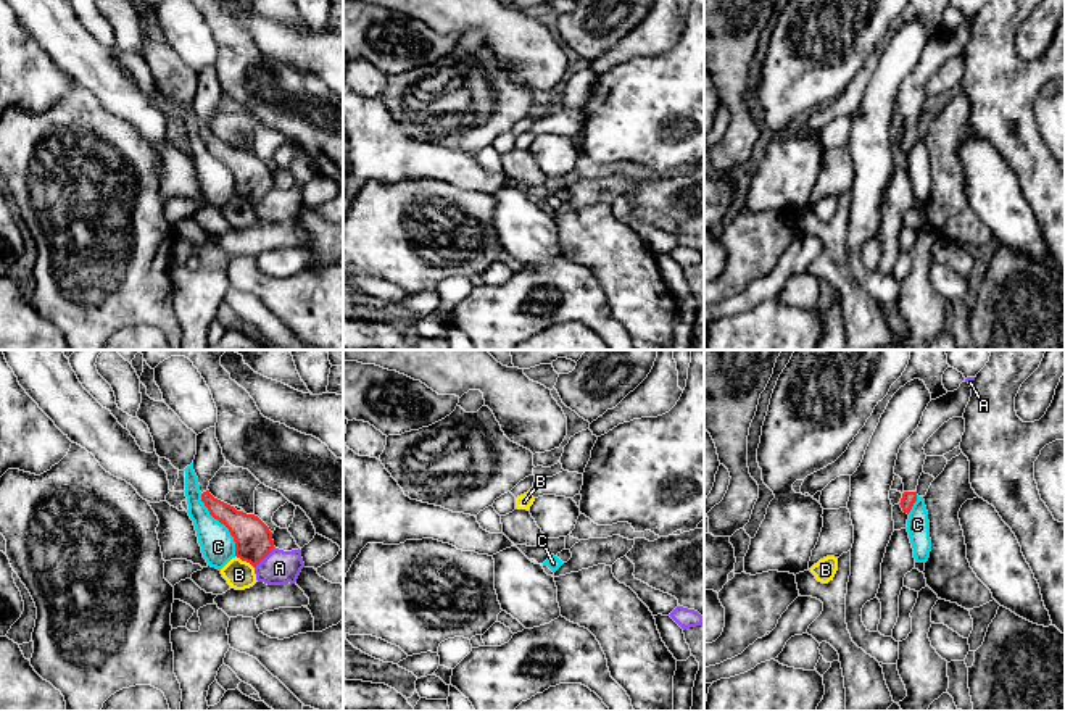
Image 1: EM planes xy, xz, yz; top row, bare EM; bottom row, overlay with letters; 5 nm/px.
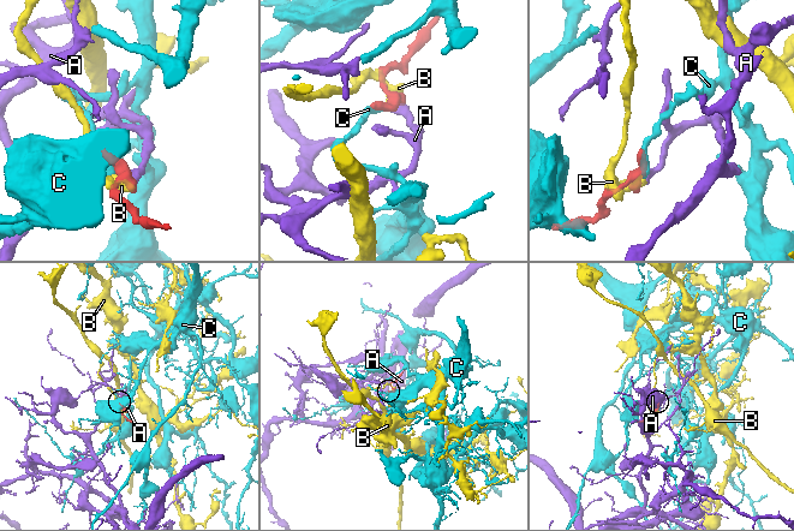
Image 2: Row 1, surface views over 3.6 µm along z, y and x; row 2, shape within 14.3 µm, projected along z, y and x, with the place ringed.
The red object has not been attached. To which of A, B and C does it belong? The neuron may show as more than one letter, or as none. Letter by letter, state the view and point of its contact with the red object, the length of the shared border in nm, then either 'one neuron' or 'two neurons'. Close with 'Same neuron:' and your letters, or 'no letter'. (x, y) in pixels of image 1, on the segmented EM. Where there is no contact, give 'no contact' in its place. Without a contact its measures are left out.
A: xy (265, 557) | 150 nm | two neurons
B: xy (245, 560) | 120 nm | two neurons
C: xy (223, 523) | 360 nm | two neurons
Same neuron: no letter

